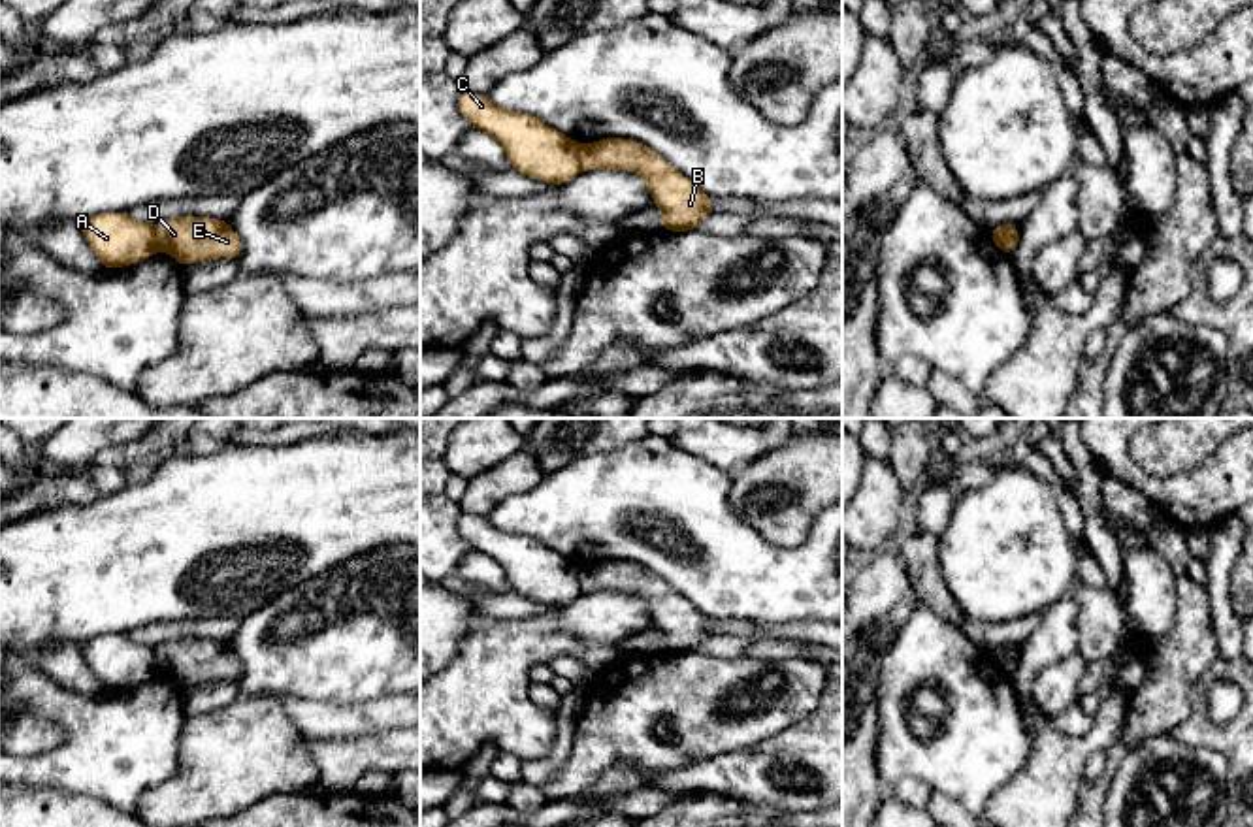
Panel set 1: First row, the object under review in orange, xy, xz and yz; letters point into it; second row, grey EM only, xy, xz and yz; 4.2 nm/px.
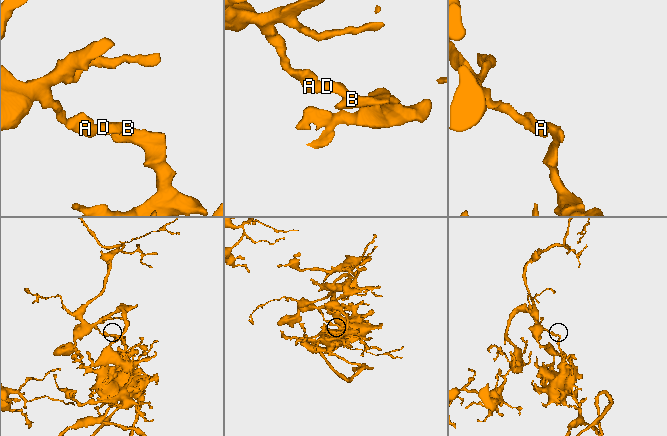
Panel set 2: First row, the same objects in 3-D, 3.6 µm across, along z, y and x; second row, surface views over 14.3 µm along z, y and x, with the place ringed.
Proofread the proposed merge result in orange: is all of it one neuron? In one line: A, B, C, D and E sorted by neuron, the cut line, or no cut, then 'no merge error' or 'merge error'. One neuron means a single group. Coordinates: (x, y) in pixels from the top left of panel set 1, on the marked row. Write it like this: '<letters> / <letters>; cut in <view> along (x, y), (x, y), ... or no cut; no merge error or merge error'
A C / B D E; cut in yz along (1016, 227), (1005, 236), (992, 232); merge error

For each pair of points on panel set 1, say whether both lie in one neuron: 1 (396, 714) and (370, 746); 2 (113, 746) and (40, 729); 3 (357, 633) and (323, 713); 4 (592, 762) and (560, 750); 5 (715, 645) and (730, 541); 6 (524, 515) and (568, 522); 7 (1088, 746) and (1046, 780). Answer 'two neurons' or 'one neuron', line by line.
1: two neurons
2: two neurons
3: two neurons
4: two neurons
5: two neurons
6: one neuron
7: one neuron

